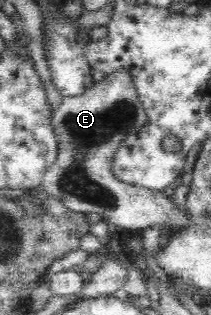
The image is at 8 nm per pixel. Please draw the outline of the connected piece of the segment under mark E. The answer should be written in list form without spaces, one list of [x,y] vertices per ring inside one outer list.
[[[124,68],[113,70],[79,96],[63,97],[51,121],[58,153],[56,161],[43,177],[42,189],[69,210],[95,212],[103,221],[121,230],[162,227],[173,232],[186,227],[190,216],[183,205],[177,207],[173,204],[171,196],[167,197],[163,191],[126,184],[113,173],[117,148],[129,134],[137,135],[145,124],[147,113],[143,110],[130,72]]]

